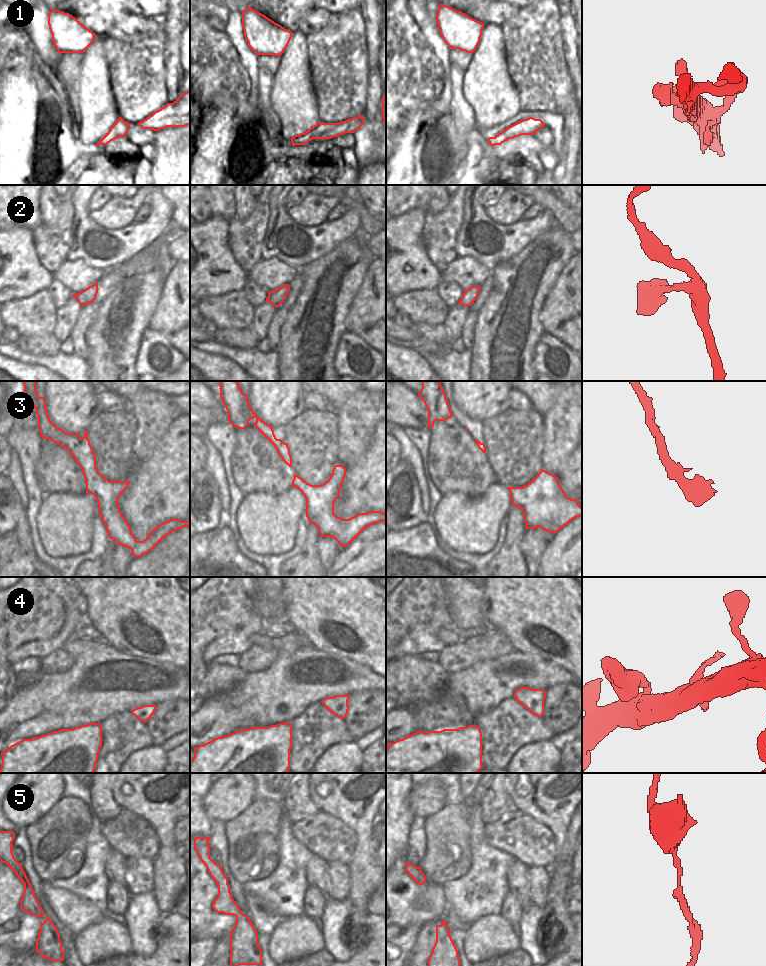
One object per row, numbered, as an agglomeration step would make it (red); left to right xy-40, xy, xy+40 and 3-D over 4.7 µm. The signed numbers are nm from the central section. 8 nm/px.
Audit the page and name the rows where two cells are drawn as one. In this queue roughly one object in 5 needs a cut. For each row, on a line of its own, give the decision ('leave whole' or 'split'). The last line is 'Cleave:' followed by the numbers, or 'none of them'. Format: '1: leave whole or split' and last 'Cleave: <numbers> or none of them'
1: leave whole
2: leave whole
3: leave whole
4: leave whole
5: leave whole
Cleave: none of them

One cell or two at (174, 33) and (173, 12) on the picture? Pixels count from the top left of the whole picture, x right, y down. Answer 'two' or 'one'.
one

